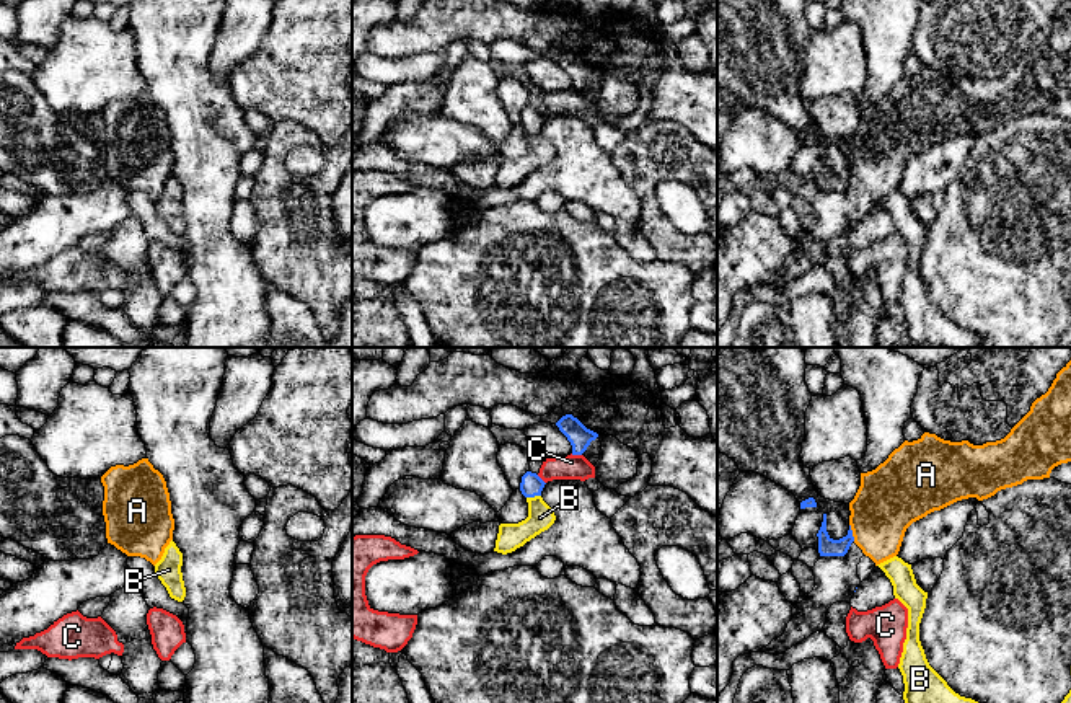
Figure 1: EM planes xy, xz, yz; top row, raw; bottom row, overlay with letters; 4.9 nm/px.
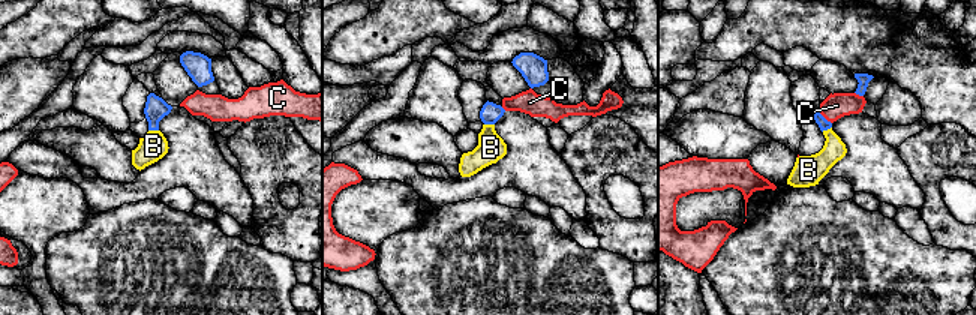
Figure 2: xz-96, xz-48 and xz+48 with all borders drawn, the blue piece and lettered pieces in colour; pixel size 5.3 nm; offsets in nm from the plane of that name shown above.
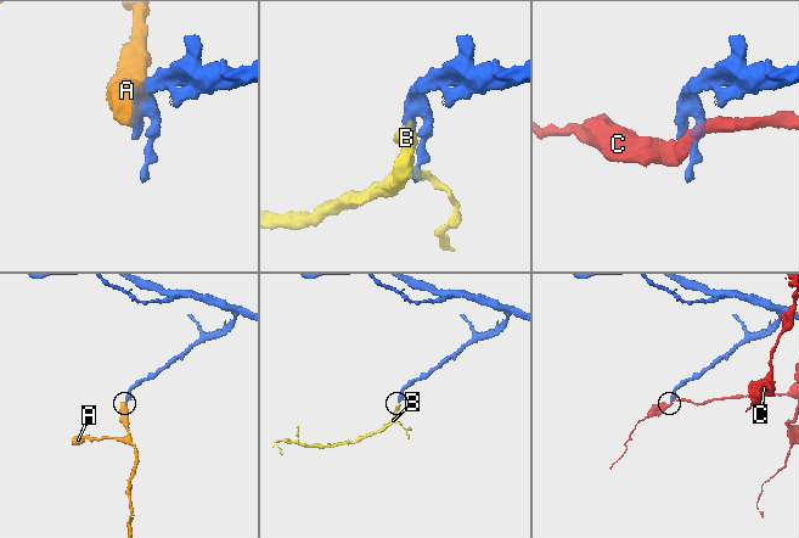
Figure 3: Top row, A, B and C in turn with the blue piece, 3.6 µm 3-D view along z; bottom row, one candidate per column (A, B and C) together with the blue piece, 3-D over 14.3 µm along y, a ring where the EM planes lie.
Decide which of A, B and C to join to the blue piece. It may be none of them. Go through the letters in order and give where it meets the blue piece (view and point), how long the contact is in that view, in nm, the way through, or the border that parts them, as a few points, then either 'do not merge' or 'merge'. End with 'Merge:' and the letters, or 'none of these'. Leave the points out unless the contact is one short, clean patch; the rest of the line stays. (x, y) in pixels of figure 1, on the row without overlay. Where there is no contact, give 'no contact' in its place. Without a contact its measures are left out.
A: contact yz (851, 167); length 90 nm; border yz (850, 159), (855, 175); do not merge
B: contact xz (533, 131); length 70 nm; way xz (532, 119), (533, 131), (540, 152); merge
C: contact xz (576, 88); length 60 nm; border xz (571, 88), (581, 90); do not merge
Merge: B

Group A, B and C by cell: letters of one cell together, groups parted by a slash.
A / B / C

